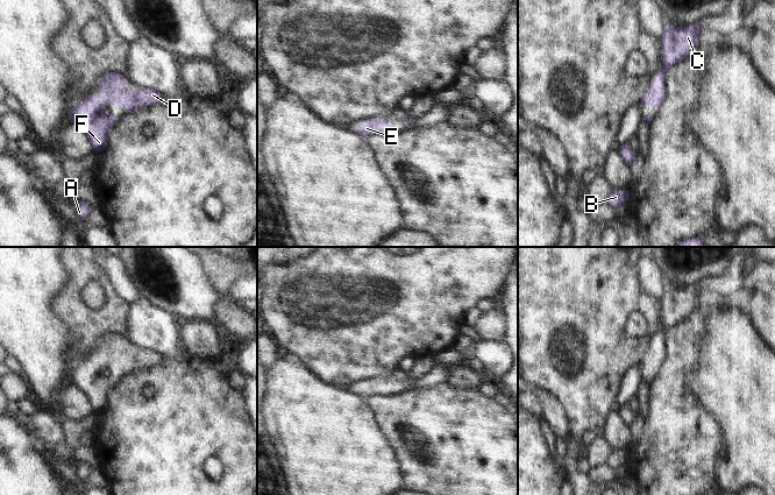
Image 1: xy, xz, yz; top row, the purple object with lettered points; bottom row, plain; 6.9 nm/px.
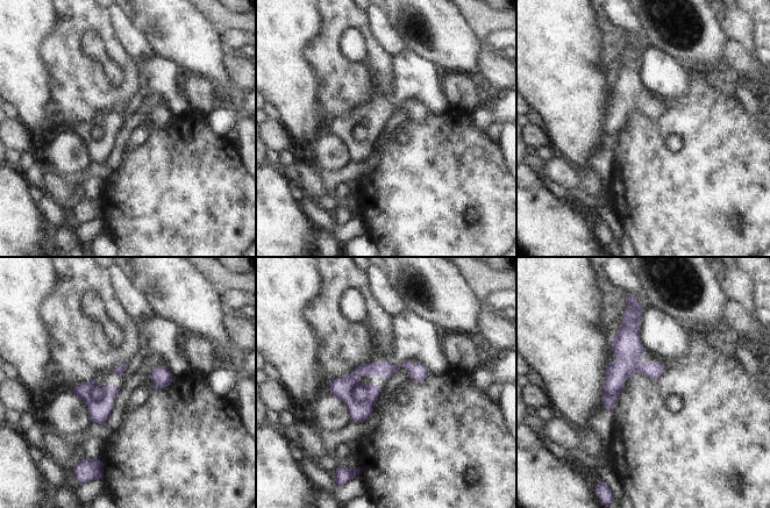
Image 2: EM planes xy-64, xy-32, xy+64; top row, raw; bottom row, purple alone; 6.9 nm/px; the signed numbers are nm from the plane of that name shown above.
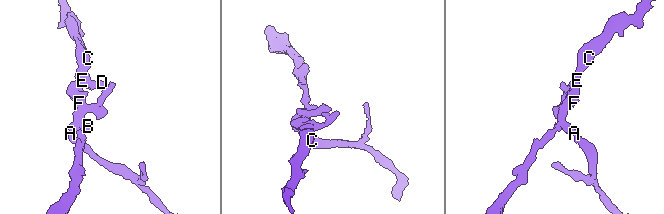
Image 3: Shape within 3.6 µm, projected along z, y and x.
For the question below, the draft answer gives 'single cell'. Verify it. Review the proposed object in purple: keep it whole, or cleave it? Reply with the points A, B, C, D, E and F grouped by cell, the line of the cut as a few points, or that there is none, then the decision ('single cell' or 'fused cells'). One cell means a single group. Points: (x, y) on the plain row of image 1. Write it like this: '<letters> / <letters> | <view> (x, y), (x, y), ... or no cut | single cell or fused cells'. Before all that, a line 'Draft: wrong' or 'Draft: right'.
Draft: right
A B C D E F | no cut | single cell

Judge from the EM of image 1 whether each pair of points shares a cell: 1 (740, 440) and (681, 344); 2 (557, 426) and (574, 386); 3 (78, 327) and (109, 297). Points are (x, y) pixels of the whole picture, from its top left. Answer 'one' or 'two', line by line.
1: two
2: two
3: one

